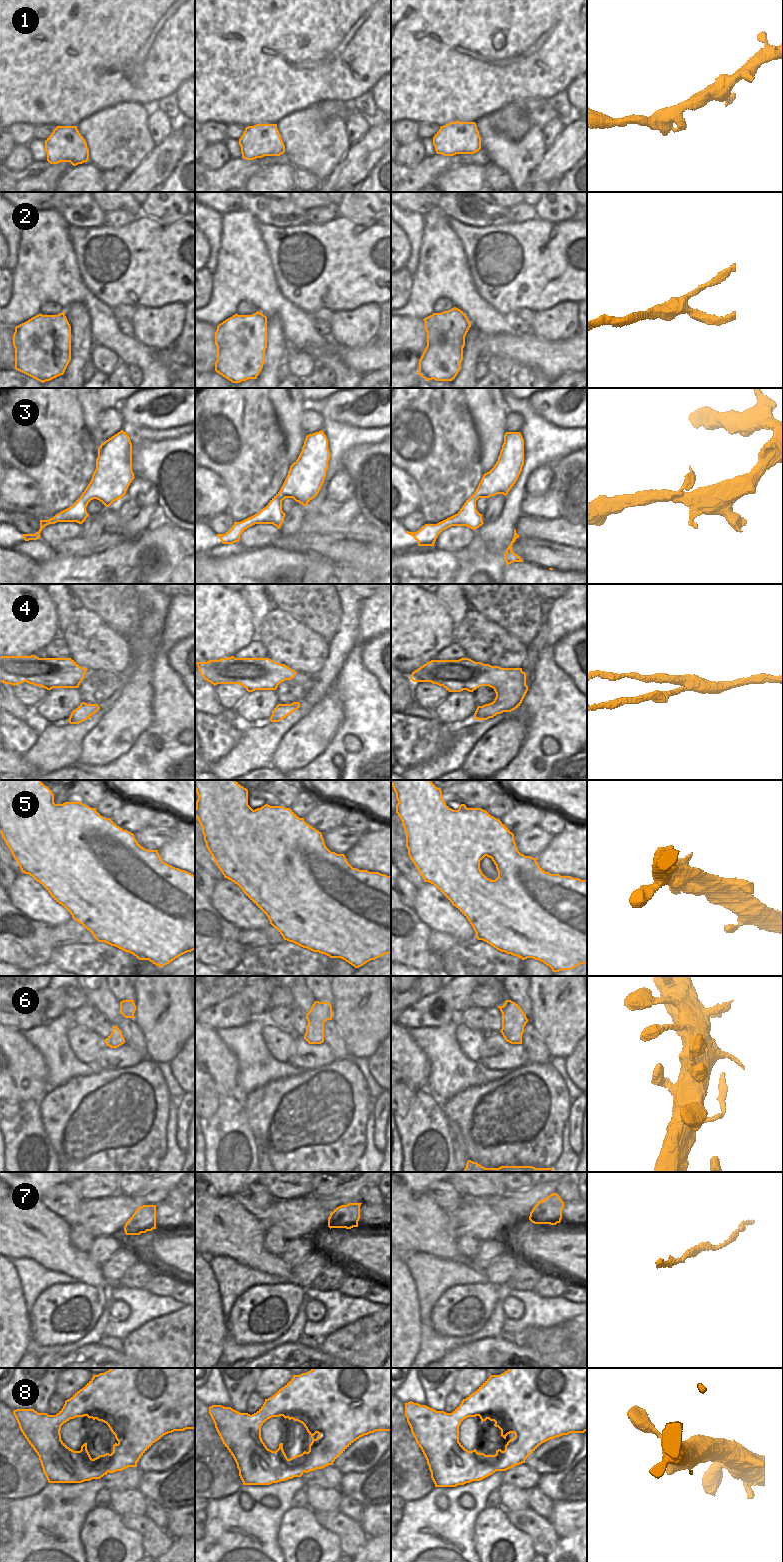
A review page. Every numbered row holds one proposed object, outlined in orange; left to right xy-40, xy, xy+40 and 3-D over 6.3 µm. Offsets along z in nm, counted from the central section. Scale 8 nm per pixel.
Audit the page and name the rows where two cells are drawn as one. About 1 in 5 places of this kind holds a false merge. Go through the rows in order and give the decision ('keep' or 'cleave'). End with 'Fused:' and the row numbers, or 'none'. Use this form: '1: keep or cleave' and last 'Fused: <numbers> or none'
1: keep
2: keep
3: keep
4: keep
5: keep
6: keep
7: cleave
8: keep
Fused: 7

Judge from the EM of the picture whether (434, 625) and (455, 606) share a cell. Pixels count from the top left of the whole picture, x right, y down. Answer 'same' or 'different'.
different

